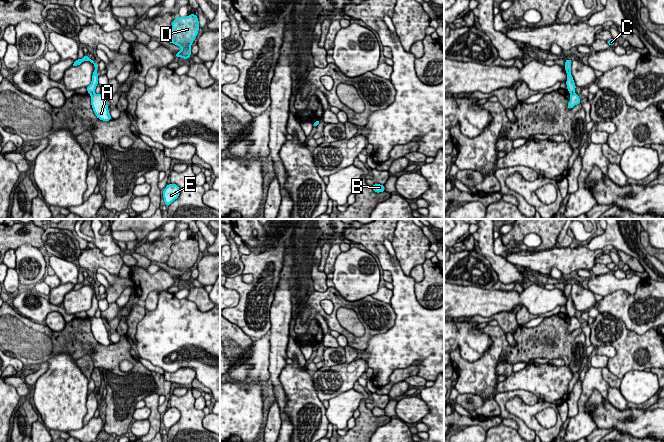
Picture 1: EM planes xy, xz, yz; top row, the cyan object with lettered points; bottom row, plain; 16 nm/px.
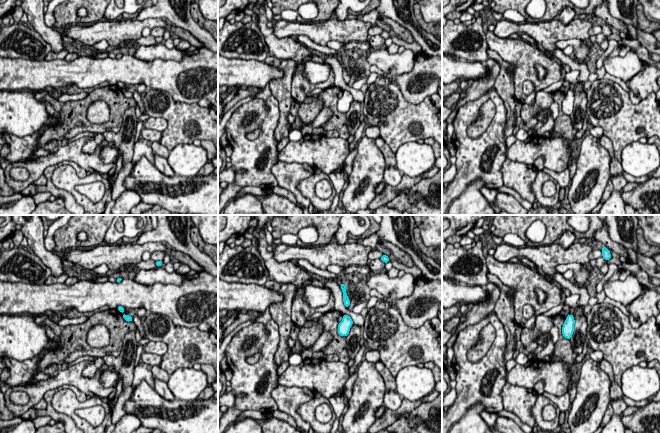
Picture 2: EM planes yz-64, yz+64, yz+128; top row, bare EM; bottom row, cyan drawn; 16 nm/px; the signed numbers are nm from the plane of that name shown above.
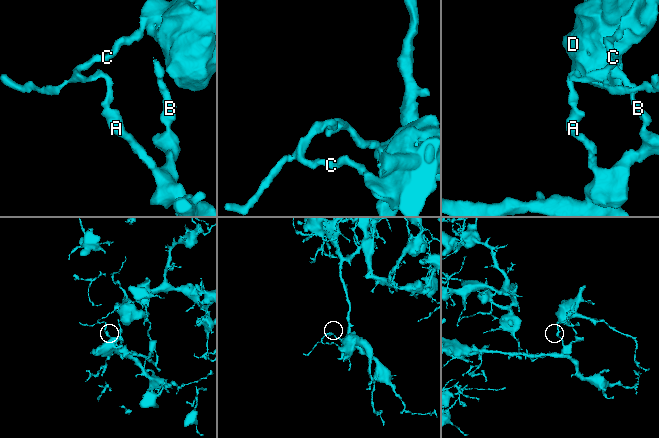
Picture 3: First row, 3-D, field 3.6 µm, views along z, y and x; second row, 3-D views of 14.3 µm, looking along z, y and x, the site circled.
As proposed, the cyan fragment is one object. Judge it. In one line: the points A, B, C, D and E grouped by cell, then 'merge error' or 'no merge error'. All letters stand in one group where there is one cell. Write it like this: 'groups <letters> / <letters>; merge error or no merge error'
groups A B E / C D; merge error

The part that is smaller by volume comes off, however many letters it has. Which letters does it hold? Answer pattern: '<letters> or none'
C, D

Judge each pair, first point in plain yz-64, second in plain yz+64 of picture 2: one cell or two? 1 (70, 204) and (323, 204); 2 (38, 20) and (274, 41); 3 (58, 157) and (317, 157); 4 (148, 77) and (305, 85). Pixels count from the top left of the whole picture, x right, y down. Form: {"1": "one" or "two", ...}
{"1": "two", "2": "one", "3": "one", "4": "two"}

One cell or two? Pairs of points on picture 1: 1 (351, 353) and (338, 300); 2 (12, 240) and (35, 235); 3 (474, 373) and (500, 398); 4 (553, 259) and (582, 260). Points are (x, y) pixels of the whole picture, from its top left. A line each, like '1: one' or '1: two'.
1: two
2: one
3: two
4: one

